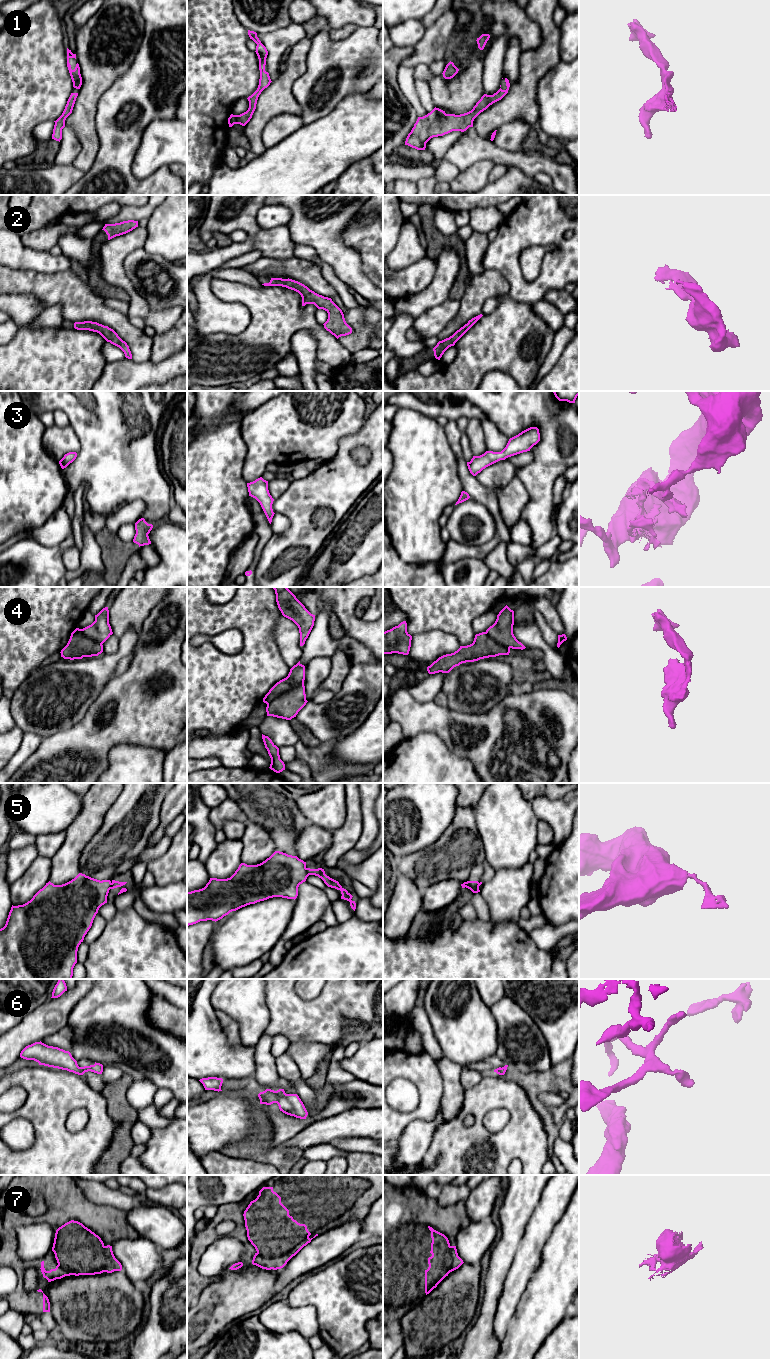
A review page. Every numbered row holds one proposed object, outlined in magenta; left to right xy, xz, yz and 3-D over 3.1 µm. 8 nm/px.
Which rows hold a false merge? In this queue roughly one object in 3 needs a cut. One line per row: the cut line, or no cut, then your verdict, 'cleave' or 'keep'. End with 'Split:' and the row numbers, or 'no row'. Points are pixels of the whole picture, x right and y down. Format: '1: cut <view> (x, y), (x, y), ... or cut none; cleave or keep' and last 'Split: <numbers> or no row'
1: cut none; keep
2: cut none; keep
3: cut none; keep
4: cut xz (303, 681), (267, 704); cleave
5: cut xz (306, 868), (309, 874); cleave
6: cut xz (275, 1091), (277, 1096), (276, 1102); cleave
7: cut none; keep
Split: 4, 5, 6

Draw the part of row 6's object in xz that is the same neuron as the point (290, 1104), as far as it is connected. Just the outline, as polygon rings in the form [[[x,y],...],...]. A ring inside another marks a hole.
[[[284,1089],[276,1091],[280,1111],[300,1119],[306,1119],[308,1112],[297,1094],[286,1094]]]

